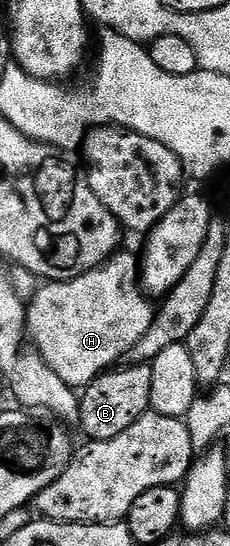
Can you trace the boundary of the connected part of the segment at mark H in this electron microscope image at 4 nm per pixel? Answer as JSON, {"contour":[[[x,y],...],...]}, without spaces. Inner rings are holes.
{"contour":[[[123,253],[112,254],[94,270],[69,282],[40,285],[43,287],[27,306],[30,345],[65,384],[76,388],[88,386],[98,374],[126,359],[155,320],[156,307],[151,307],[152,299],[141,285],[140,259]]]}

